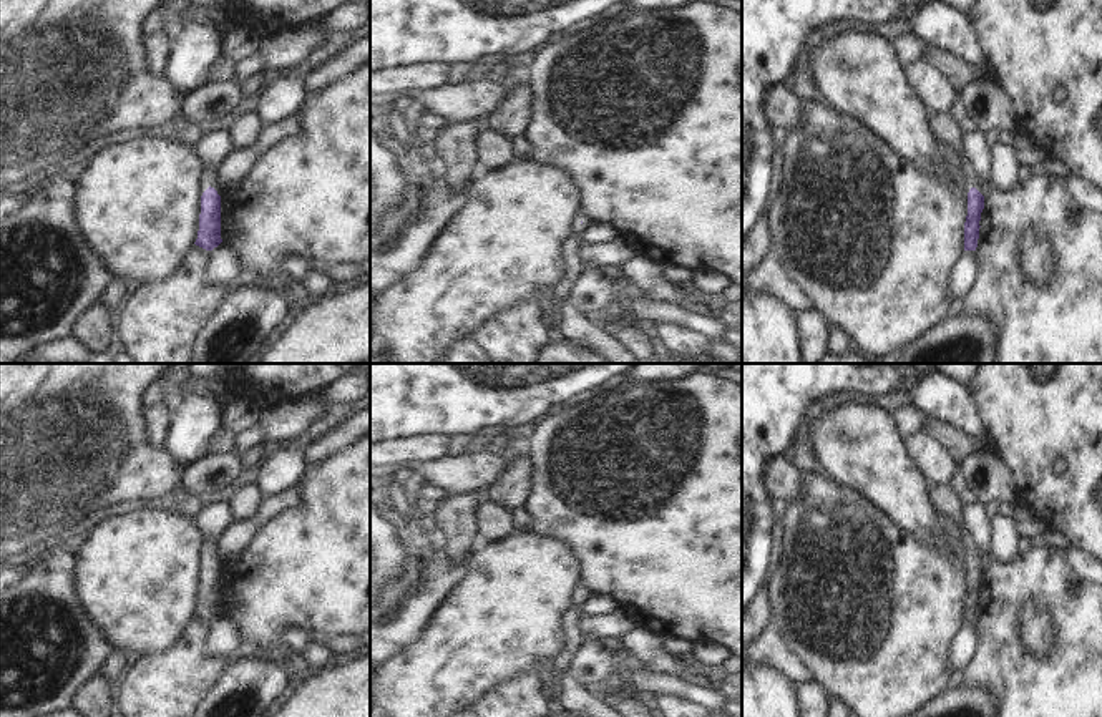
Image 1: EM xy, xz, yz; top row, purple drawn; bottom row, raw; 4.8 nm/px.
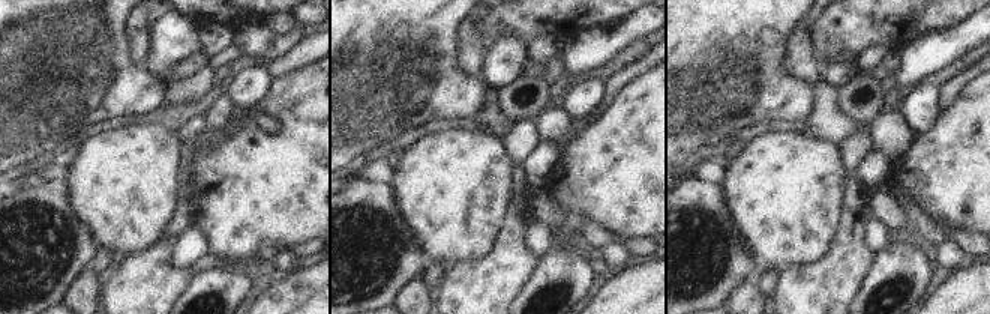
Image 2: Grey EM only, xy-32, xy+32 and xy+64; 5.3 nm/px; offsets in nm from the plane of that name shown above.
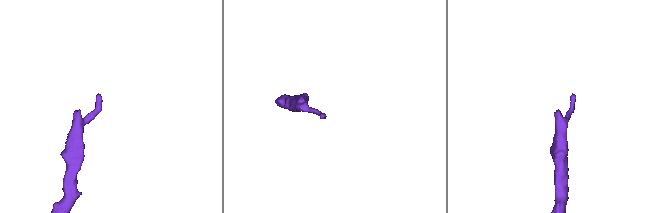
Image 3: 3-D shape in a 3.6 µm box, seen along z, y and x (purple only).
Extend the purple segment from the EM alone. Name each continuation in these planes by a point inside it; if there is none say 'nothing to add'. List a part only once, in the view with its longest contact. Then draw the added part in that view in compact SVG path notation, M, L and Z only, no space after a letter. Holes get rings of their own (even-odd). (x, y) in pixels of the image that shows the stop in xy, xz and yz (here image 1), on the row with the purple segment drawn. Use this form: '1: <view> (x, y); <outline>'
nothing to add

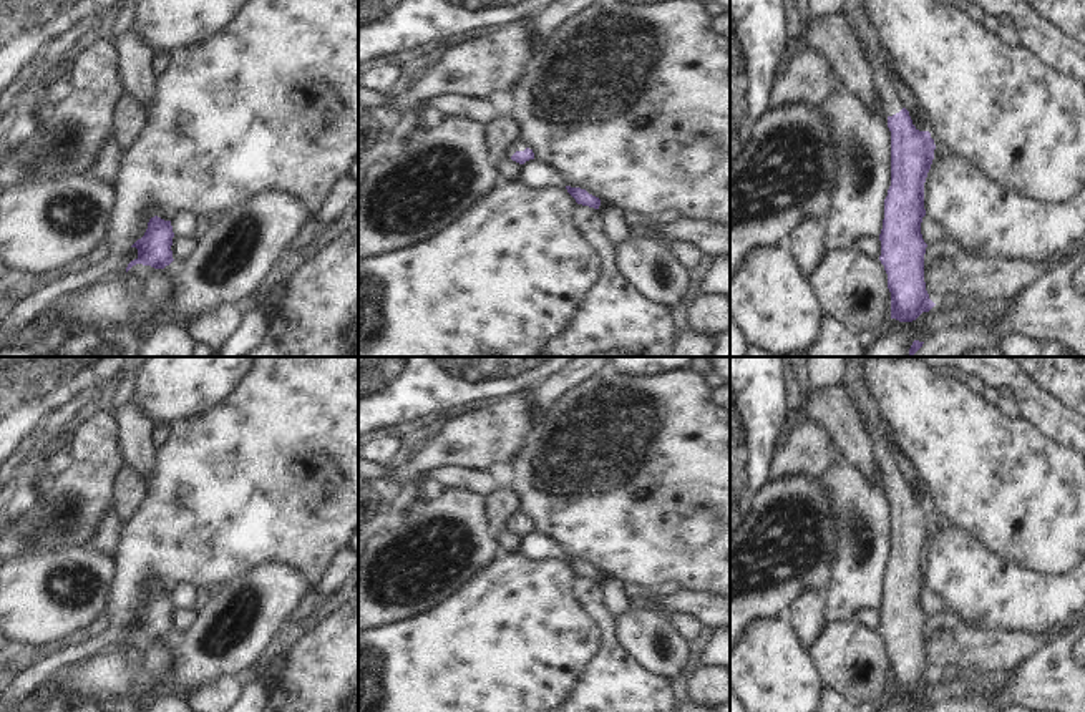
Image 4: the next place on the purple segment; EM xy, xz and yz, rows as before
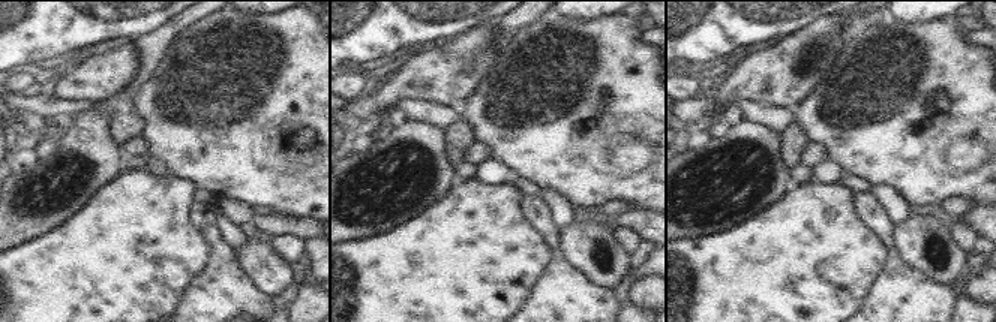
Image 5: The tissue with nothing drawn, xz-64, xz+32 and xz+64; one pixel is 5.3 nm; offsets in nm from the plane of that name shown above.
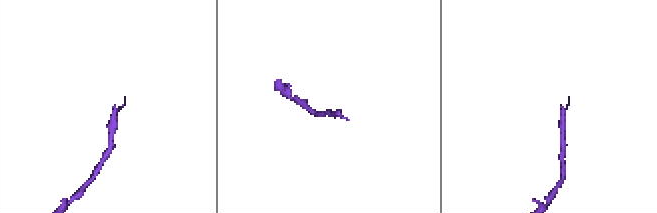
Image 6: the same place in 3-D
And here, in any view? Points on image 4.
1: yz (865, 32); M858 8L854 13L846 15L846 18L854 30L858 41L866 43L871 53L876 56L874 60L868 56L868 60L871 63L874 86L883 101L884 111L888 113L888 116L899 113L904 106L899 101L886 73L886 68L893 66L891 58L888 51L881 46L881 40L873 27L871 18L861 8Z

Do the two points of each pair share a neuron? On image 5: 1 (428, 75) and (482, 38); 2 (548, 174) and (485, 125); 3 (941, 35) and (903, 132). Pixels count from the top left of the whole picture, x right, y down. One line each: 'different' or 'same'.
1: same
2: same
3: same

